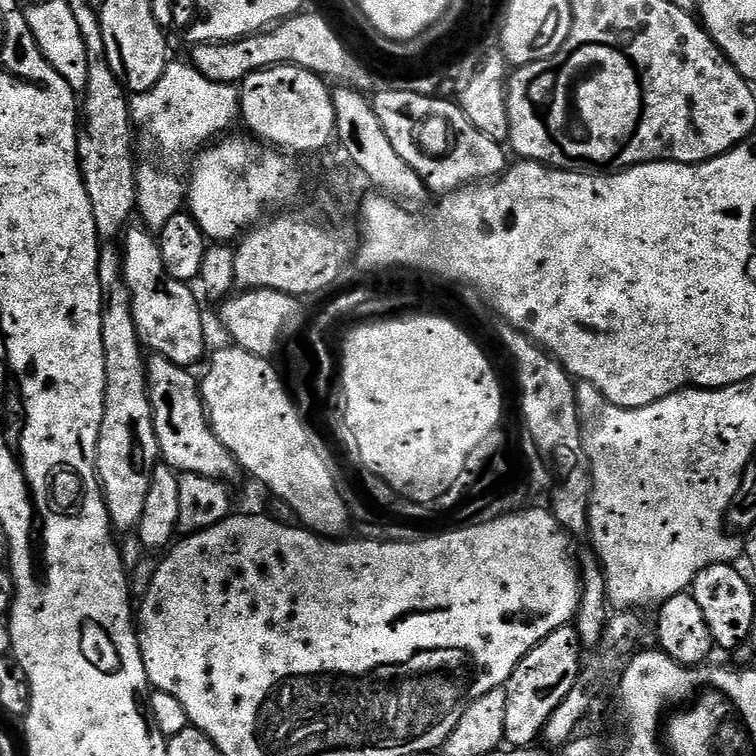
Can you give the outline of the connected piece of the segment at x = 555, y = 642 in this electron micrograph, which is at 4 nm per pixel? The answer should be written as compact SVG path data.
M565 626L542 638L542 642L526 653L522 662L518 662L506 685L508 697L504 739L511 747L531 748L543 737L546 722L550 722L554 710L562 706L562 698L570 694L581 674L580 652L580 635L576 633L575 627Z

